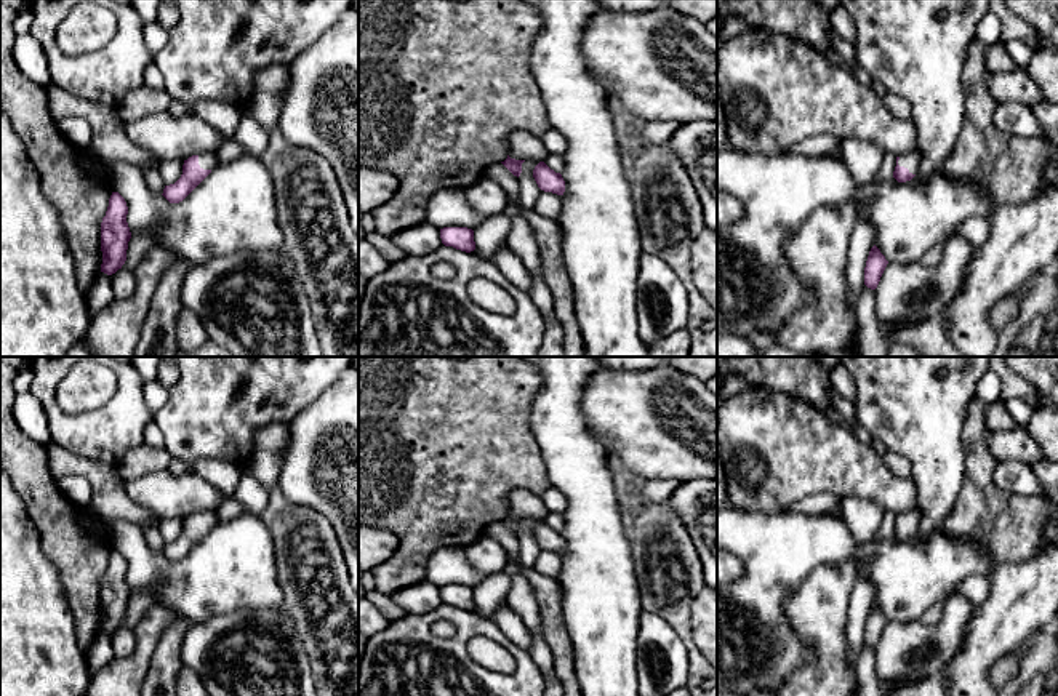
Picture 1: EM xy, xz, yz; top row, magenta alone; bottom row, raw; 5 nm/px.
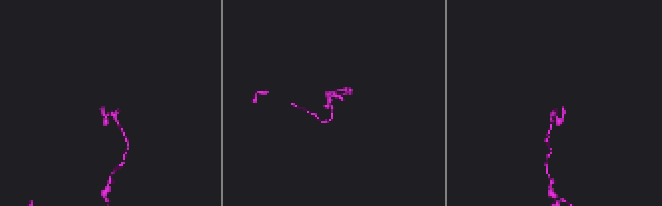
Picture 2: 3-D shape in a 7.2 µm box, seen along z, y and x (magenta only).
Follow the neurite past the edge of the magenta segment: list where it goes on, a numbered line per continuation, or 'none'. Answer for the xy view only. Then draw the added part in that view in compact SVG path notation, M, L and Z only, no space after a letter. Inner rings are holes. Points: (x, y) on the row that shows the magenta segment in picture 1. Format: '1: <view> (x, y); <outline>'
1: xy (207, 160); M216 152L198 154L198 165L203 170L213 170L213 168L216 168L219 165Z

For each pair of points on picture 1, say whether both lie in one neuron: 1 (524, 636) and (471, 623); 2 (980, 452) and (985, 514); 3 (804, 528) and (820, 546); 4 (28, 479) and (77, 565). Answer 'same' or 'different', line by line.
1: different
2: same
3: same
4: same

